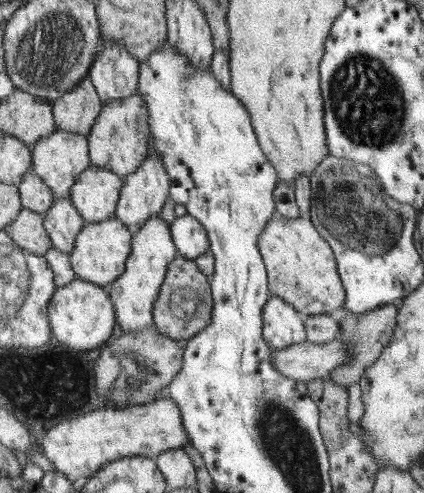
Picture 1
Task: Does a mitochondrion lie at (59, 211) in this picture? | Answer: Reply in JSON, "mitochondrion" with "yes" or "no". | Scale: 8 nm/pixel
{"mitochondrion":"no"}

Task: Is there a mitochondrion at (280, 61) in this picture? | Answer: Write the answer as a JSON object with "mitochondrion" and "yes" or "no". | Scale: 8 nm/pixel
{"mitochondrion":"no"}

